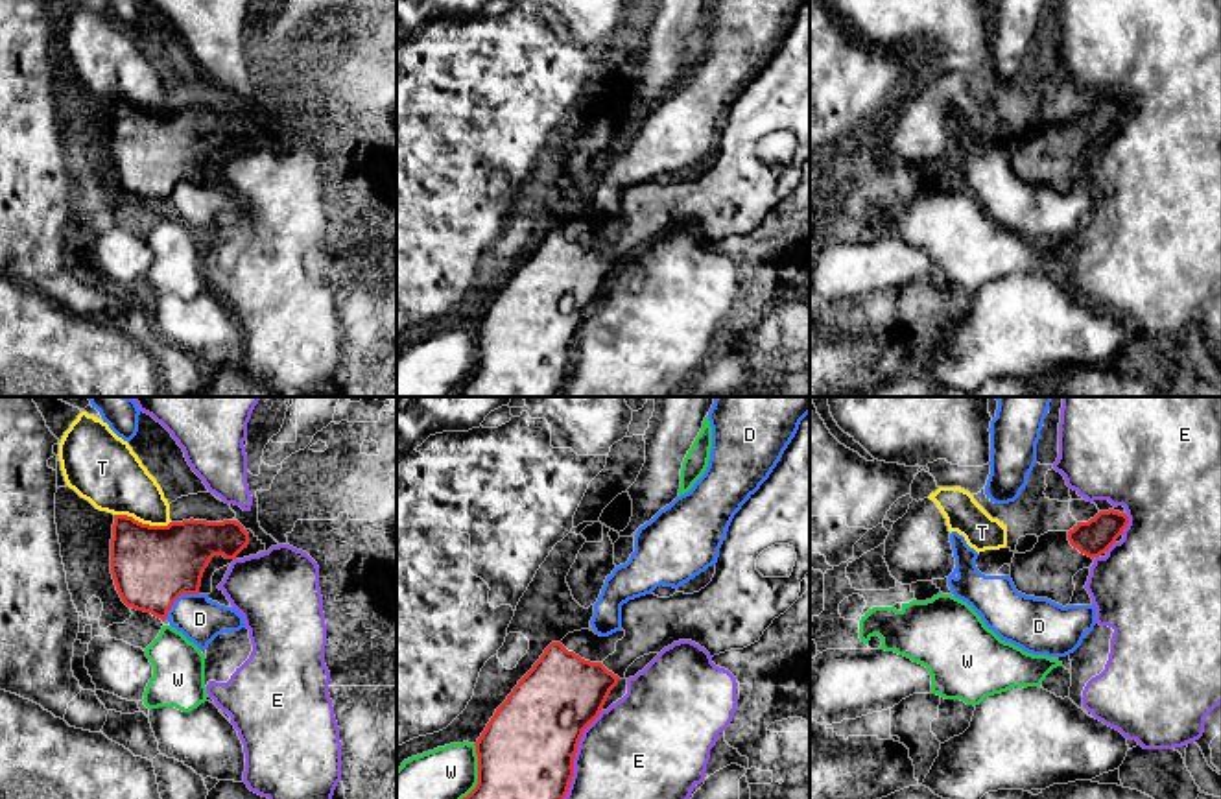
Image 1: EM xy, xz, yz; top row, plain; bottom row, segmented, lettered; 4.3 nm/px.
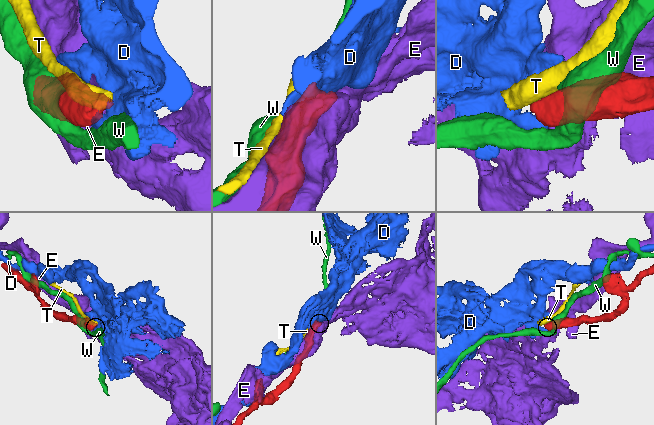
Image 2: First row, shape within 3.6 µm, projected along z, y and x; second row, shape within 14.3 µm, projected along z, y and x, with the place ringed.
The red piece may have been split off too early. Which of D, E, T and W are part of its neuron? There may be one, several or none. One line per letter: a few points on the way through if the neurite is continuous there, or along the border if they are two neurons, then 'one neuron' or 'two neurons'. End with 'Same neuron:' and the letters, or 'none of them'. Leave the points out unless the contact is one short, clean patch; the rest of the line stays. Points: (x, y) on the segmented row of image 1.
D: border along xy (198, 593), (183, 593), (165, 619); two neurons
E: two neurons
T: two neurons
W: two neurons
Same neuron: none of them

